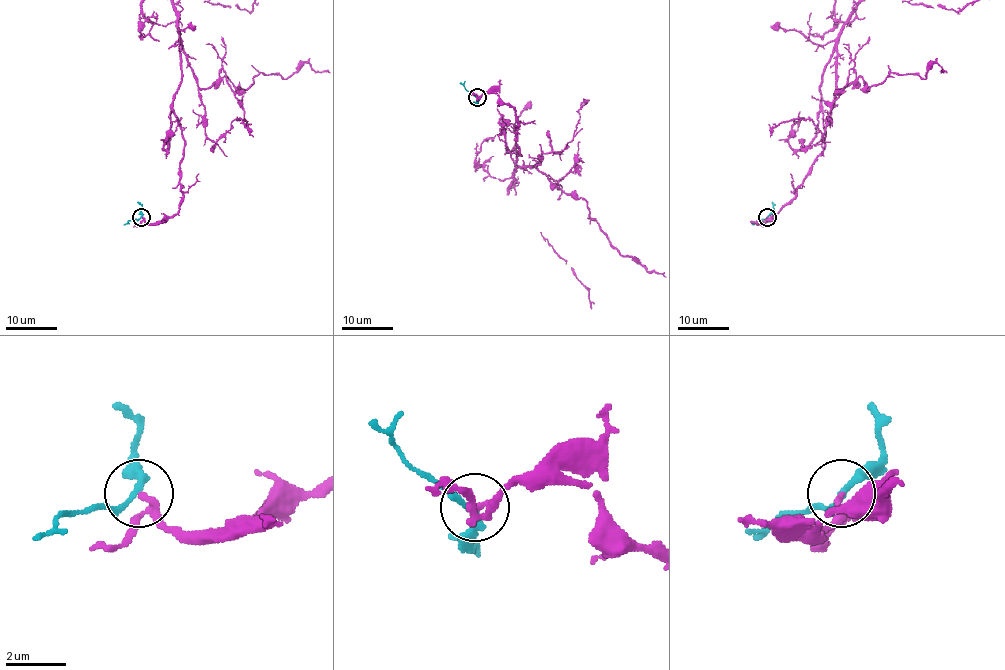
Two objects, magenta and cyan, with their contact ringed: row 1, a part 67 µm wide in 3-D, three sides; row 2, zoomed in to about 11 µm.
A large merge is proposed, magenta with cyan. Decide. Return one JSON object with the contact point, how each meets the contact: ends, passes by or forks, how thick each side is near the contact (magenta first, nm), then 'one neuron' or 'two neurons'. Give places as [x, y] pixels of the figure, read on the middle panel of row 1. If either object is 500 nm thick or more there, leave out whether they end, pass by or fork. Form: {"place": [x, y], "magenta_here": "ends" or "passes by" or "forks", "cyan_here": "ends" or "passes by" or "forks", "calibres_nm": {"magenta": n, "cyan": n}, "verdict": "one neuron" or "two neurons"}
{"place": [477, 97], "magenta_here": "passes by", "cyan_here": "passes by", "calibres_nm": {"magenta": 150, "cyan": 200}, "verdict": "one neuron"}

